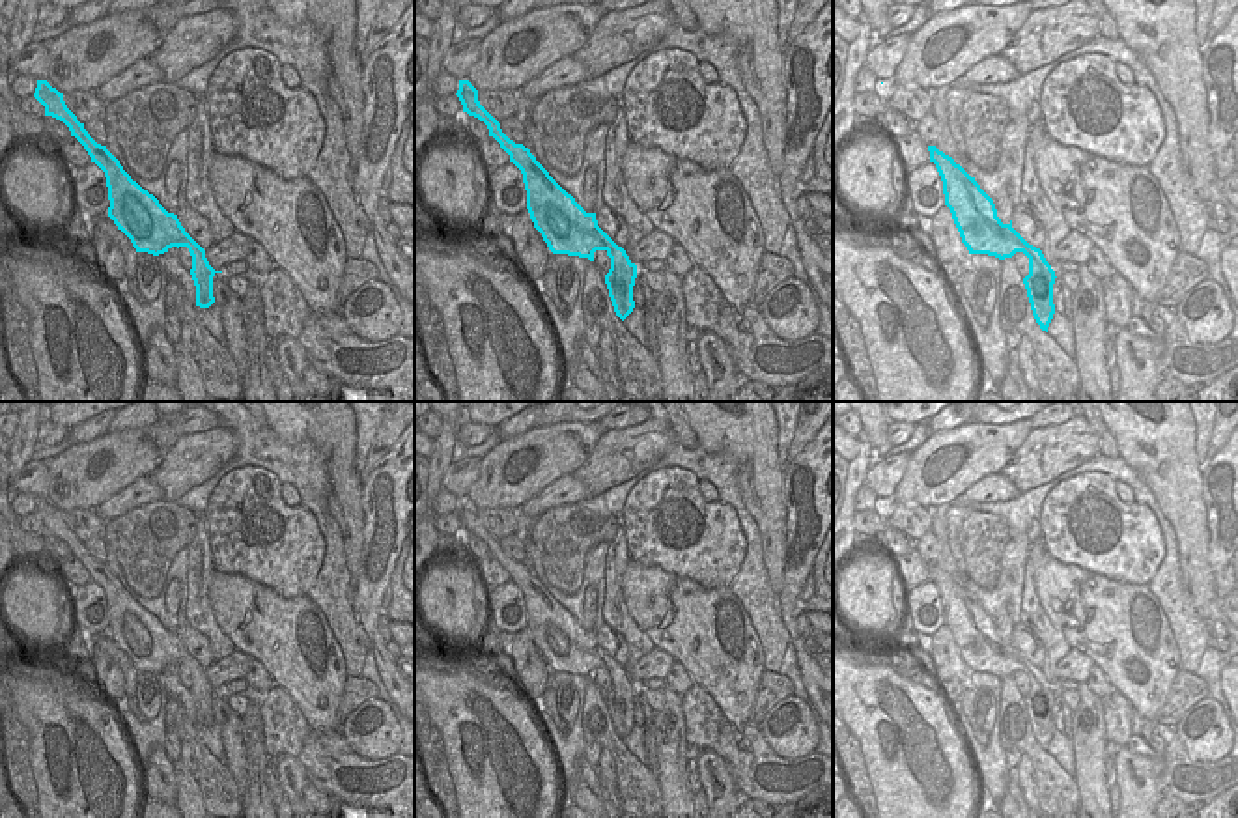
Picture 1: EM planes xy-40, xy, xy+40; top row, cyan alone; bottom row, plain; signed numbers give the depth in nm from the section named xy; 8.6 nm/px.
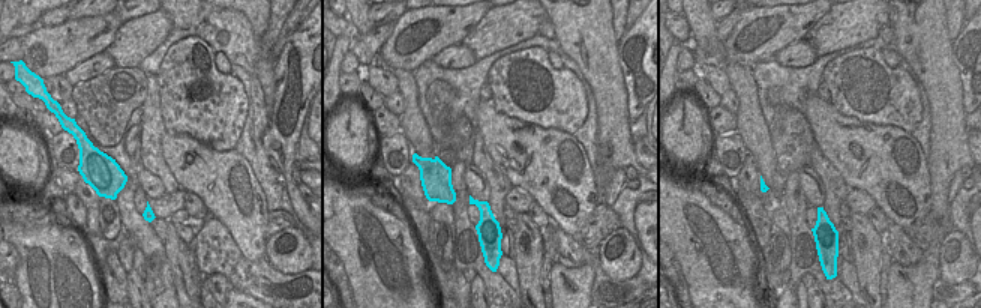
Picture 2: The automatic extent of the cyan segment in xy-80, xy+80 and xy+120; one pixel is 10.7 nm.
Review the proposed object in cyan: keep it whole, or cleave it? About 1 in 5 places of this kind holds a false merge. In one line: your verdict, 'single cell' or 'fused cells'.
single cell

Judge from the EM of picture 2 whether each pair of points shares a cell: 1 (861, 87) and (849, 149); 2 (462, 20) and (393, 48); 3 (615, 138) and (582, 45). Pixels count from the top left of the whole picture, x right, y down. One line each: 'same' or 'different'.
1: different
2: same
3: same

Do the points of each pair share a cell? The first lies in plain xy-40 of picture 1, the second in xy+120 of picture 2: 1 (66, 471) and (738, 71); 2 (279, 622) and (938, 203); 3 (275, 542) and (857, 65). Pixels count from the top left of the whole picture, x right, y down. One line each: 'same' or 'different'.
1: different
2: different
3: same

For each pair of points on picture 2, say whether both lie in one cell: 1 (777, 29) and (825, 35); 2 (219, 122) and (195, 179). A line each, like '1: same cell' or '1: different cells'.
1: different cells
2: different cells

